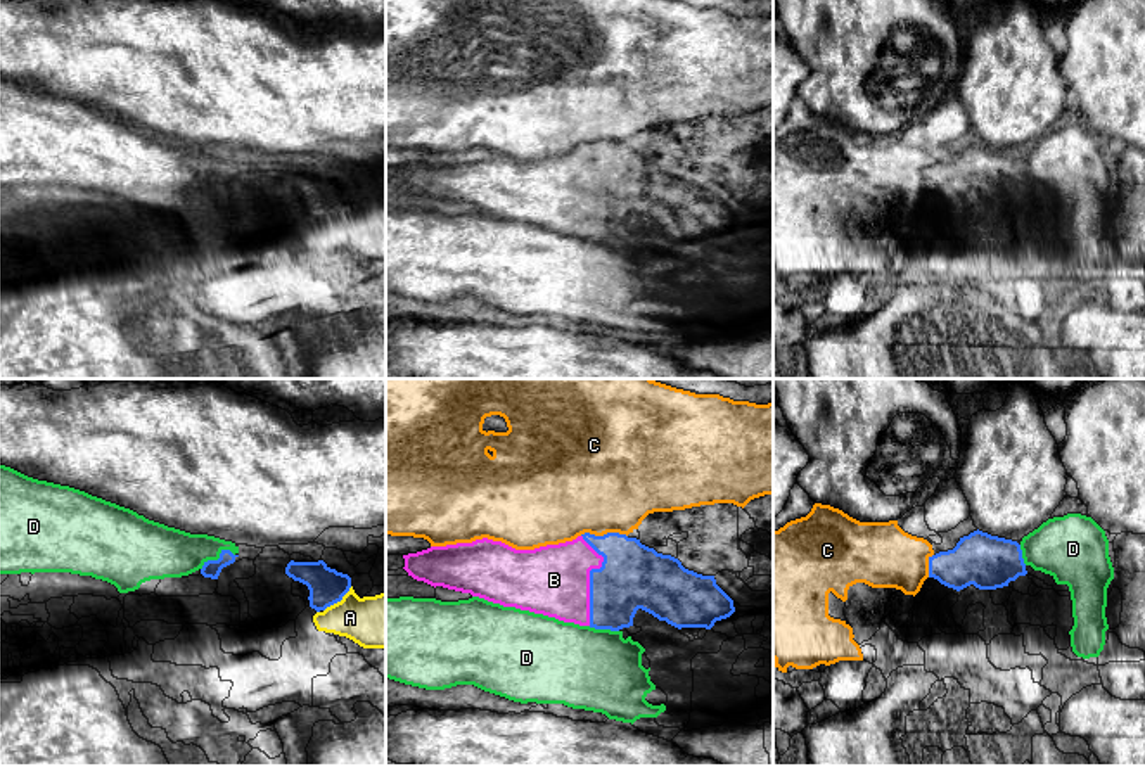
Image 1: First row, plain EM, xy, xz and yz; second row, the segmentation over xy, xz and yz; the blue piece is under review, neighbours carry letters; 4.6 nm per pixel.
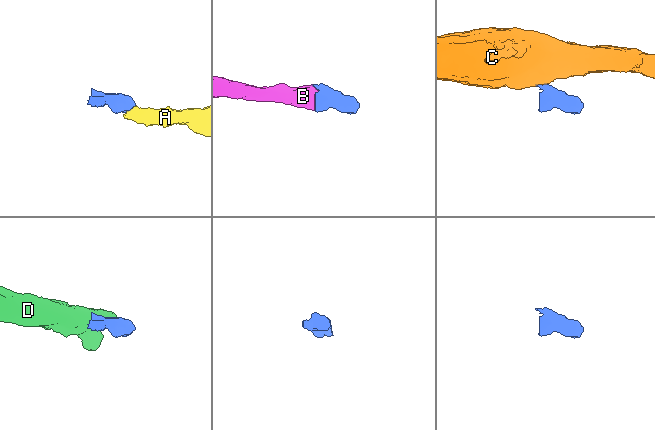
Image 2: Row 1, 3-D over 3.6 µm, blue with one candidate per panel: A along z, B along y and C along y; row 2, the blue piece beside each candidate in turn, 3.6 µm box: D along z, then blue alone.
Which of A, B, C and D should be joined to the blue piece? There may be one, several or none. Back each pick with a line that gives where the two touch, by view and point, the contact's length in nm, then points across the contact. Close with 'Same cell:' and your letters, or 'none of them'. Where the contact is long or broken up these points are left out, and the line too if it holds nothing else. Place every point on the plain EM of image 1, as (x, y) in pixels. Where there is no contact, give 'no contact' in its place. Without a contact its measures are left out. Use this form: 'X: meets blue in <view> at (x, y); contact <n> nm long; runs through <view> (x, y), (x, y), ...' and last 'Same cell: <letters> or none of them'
A: meets blue in xy at (338, 213); contact 180 nm long; runs through xy (327, 199), (338, 213), (358, 232), (384, 234)
B: meets blue in xz at (590, 191); contact 420 nm long; runs through xz (633, 189), (590, 191), (554, 192)
Same cell: A, B

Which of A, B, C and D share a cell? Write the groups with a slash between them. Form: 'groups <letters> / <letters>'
groups A B / C / D

